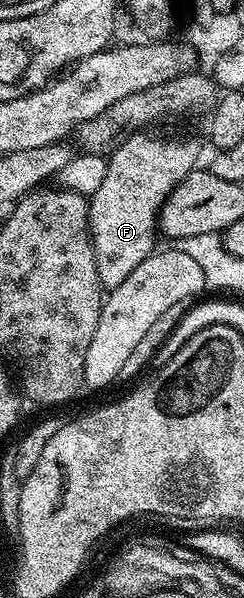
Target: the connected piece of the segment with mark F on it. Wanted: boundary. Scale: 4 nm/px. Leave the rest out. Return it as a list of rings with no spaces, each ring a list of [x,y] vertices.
[[[133,132],[117,143],[117,149],[108,155],[107,176],[103,176],[103,184],[88,195],[89,234],[93,241],[95,267],[102,287],[106,291],[114,290],[147,256],[154,253],[159,239],[159,215],[161,206],[171,196],[171,192],[185,179],[190,172],[198,169],[197,142],[193,138],[156,138],[151,132]]]

